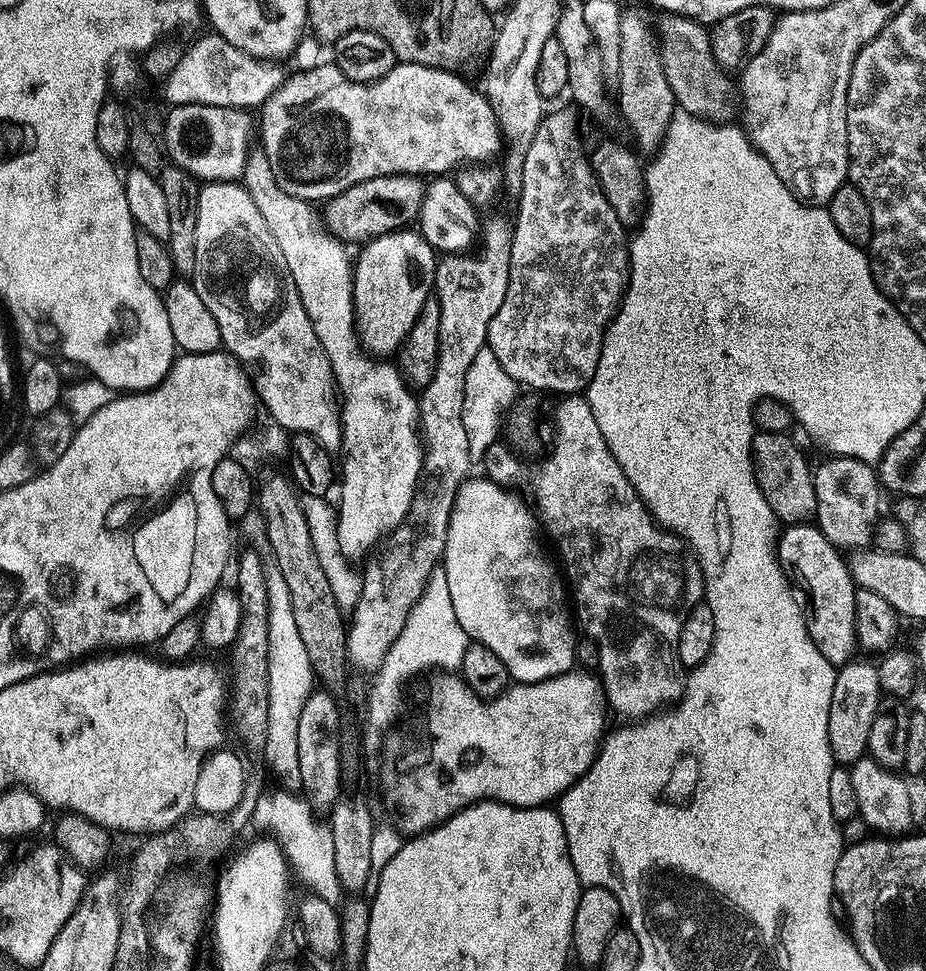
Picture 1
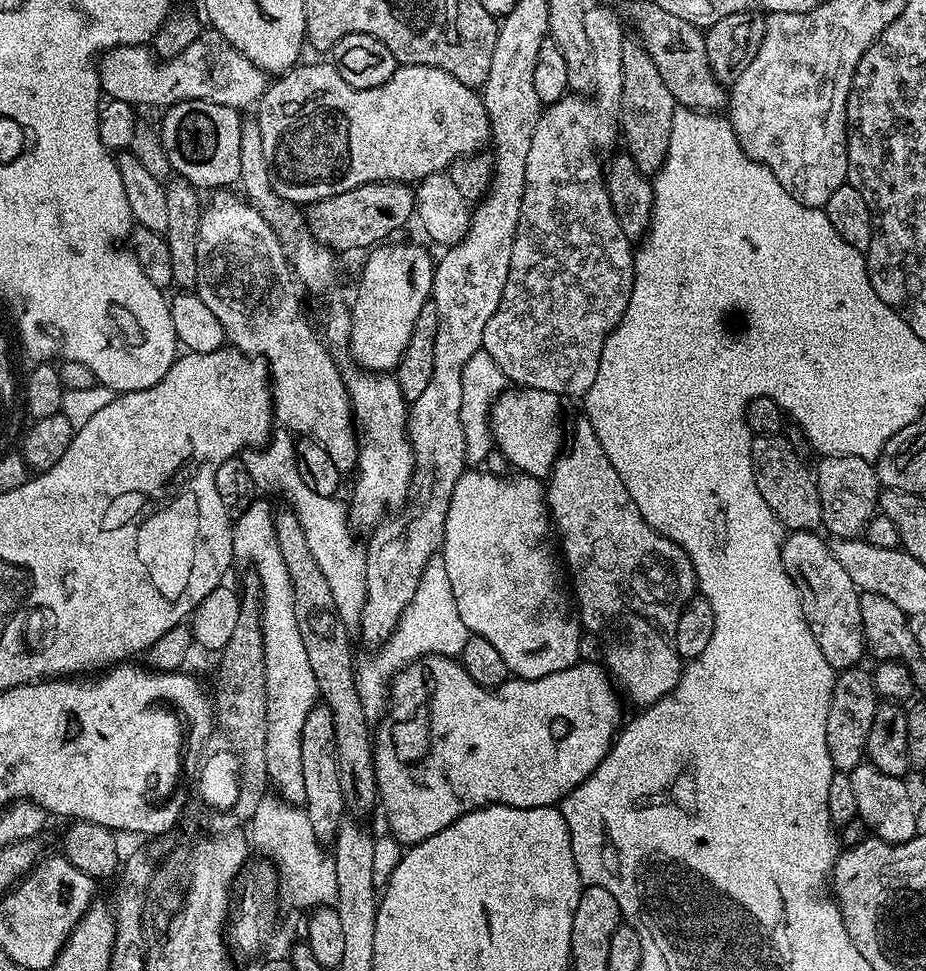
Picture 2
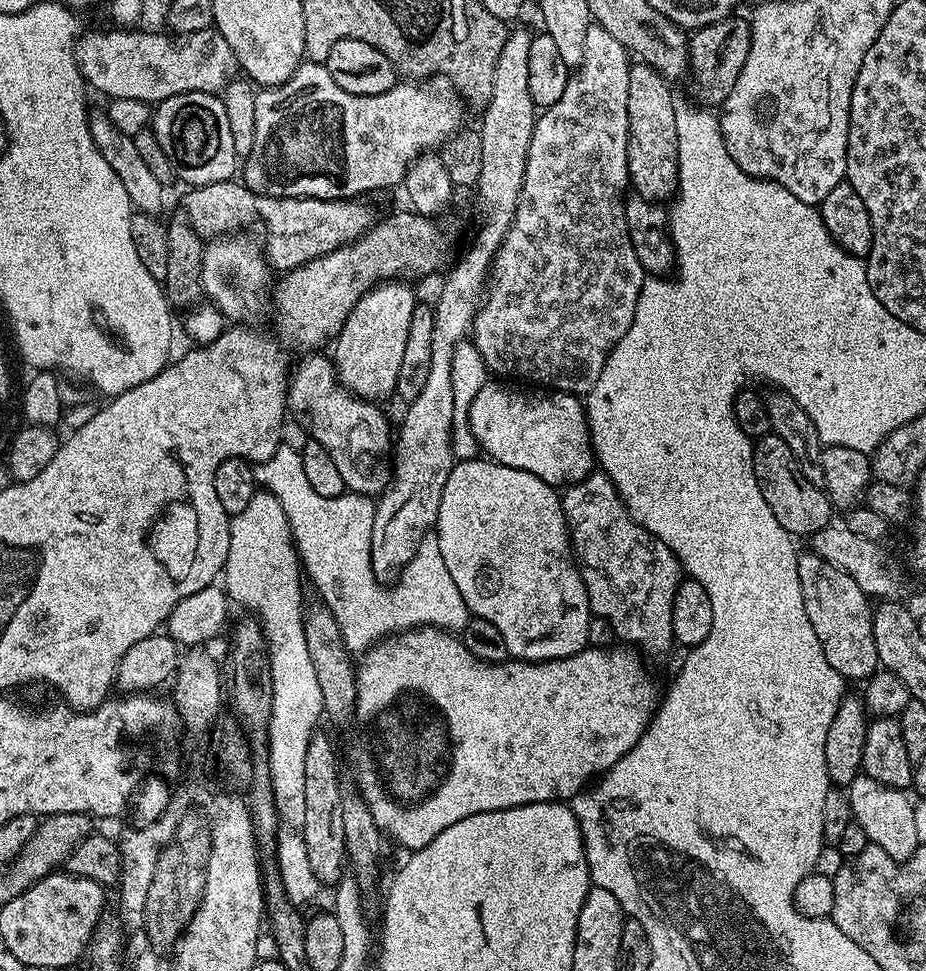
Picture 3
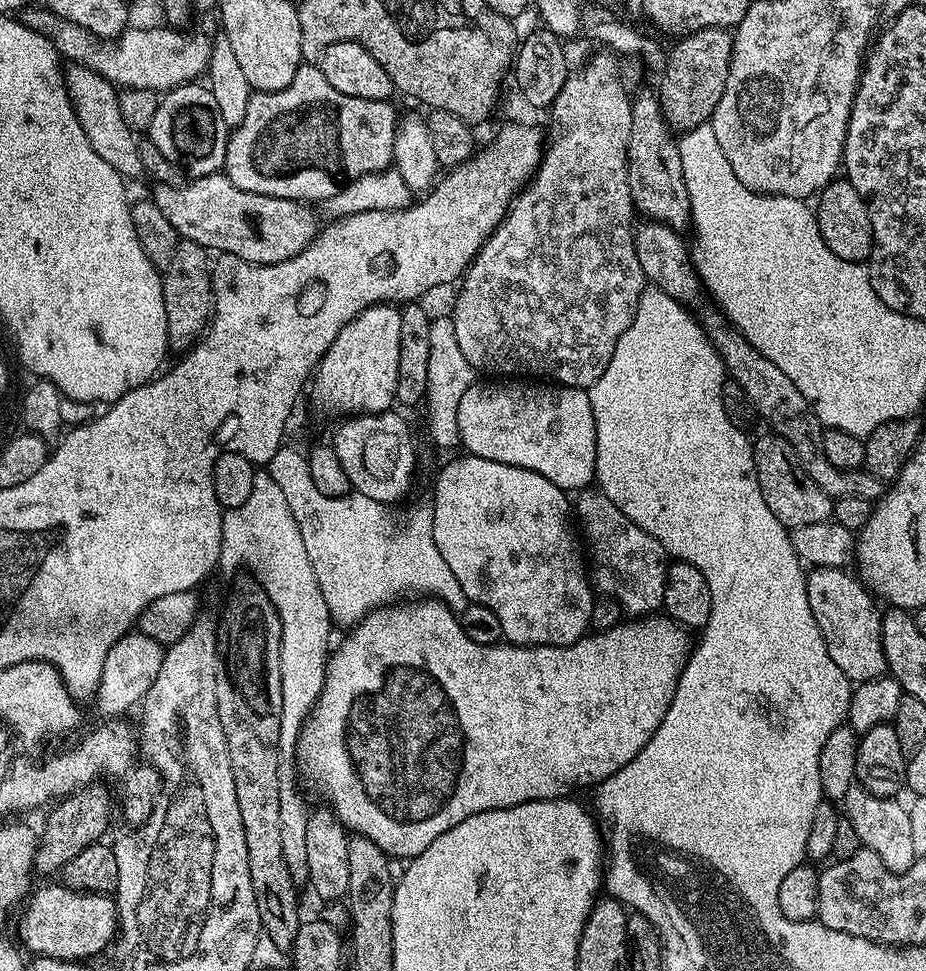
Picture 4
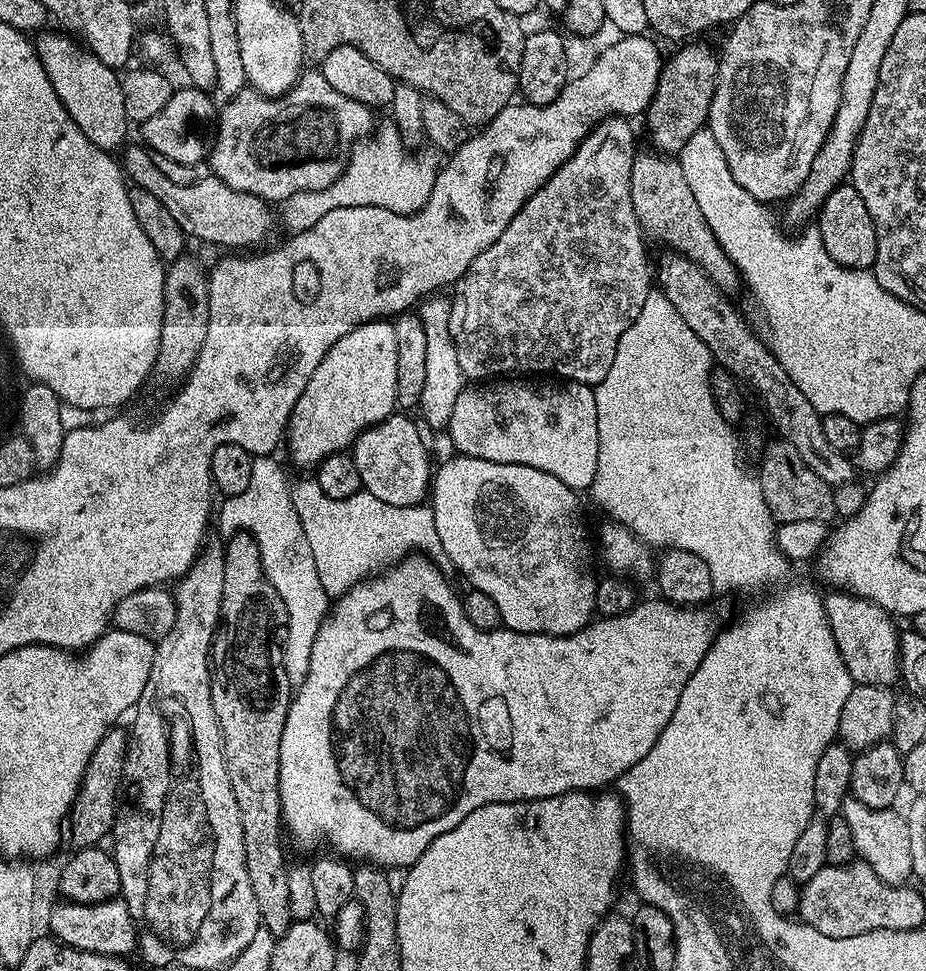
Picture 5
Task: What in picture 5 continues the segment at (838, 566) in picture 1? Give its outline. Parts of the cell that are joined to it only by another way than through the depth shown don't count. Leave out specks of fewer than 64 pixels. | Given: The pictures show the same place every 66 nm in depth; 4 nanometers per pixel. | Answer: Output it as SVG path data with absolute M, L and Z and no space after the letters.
M832 590L829 591L829 596L825 595L823 597L824 601L824 609L826 610L826 614L828 615L828 625L830 626L830 630L834 634L834 642L838 646L838 654L842 654L842 662L846 662L846 670L850 670L850 678L855 681L856 684L879 684L881 686L892 686L901 679L900 674L900 632L898 631L898 627L896 628L897 621L893 619L887 610L885 610L882 606L878 606L874 602L870 602L866 598L862 598L861 596L853 596L850 592L845 592L843 590Z

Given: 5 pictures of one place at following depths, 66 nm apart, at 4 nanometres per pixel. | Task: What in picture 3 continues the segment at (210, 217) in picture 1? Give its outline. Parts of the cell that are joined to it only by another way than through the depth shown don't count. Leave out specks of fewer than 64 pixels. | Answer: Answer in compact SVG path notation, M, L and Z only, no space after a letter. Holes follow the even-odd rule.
M229 234L219 238L212 238L204 245L202 254L202 286L204 287L205 297L210 298L211 303L228 322L244 322L247 316L252 316L260 308L260 299L264 296L264 291L269 291L270 285L274 280L273 269L268 267L267 260L264 259L264 253L259 247L247 244L244 240L236 240L235 235ZM304 354L300 361L295 361L288 377L288 412L304 428L309 428L311 439L317 440L330 453L330 459L342 474L345 489L362 496L375 497L383 493L390 484L390 472L384 468L372 468L376 459L383 452L391 453L394 448L394 428L388 425L388 420L379 412L375 403L353 396L336 378L336 370L331 359L324 354Z

